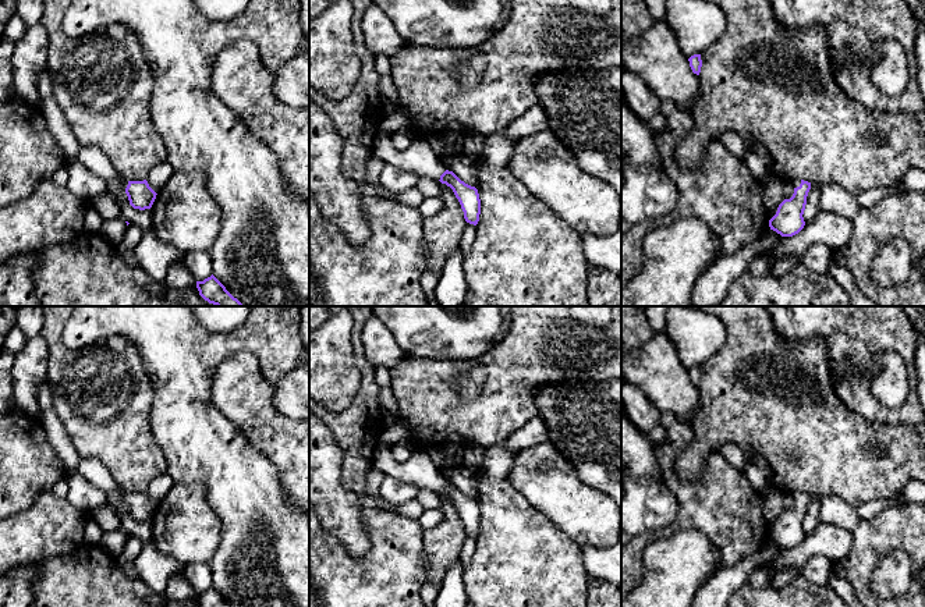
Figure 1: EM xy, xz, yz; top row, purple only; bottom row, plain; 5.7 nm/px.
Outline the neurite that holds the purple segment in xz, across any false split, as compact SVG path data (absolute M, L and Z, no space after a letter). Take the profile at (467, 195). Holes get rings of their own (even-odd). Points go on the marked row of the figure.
M379 128L373 141L372 155L400 170L411 171L418 178L430 178L446 184L458 199L465 221L474 226L478 224L481 214L478 189L461 181L453 171L449 171L439 161L429 141L415 138L407 150L398 152L393 148L390 135Z

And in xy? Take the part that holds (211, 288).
M213 274L203 281L196 281L196 288L205 301L216 306L244 306Z

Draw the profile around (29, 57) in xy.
M39 22L28 28L13 52L13 79L20 100L39 106L39 74L47 67L49 35Z

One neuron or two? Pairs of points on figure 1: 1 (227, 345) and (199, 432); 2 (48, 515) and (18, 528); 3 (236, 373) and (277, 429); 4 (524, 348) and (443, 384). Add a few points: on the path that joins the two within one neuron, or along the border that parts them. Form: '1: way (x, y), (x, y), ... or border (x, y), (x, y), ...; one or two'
1: way (205, 366), (199, 372), (199, 410); one
2: way (41, 522), (35, 528), (25, 528); one
3: way (238, 387), (263, 415); one
4: way (503, 359), (478, 359), (461, 366); one

